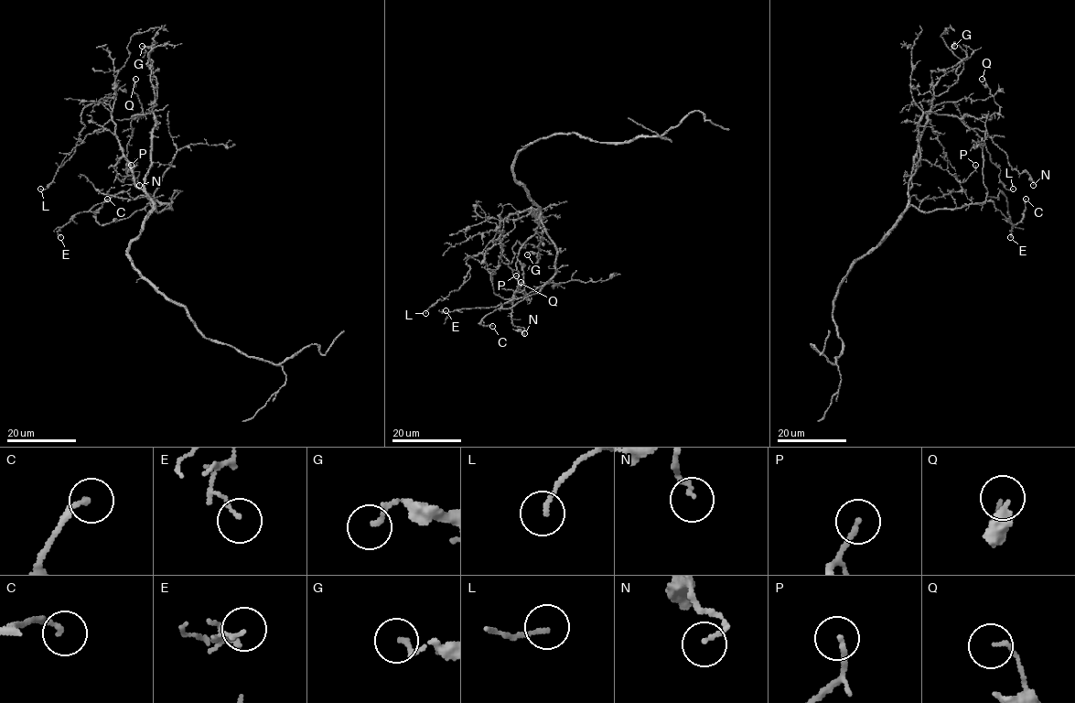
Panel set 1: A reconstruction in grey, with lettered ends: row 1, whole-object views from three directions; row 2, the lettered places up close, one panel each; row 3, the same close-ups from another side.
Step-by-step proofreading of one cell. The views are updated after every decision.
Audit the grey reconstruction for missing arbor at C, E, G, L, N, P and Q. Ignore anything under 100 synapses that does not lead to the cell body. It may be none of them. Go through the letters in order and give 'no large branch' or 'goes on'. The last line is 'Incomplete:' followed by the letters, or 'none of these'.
C: no large branch
E: no large branch
G: no large branch
L: no large branch
N: no large branch
P: no large branch
Q: no large branch
Incomplete: none of these

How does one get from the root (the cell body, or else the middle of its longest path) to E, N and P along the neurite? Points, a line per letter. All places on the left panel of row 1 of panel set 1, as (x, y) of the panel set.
E: (132, 243), (155, 205), (159, 211), (170, 210), (169, 204), (120, 192), (77, 212), (60, 228), (60, 237)
N: (132, 243), (153, 207), (145, 187), (152, 112), (131, 122), (126, 173), (138, 171), (139, 185)
P: (132, 243), (153, 201), (136, 185), (132, 165), (123, 156), (113, 166), (117, 178), (123, 182), (131, 165)

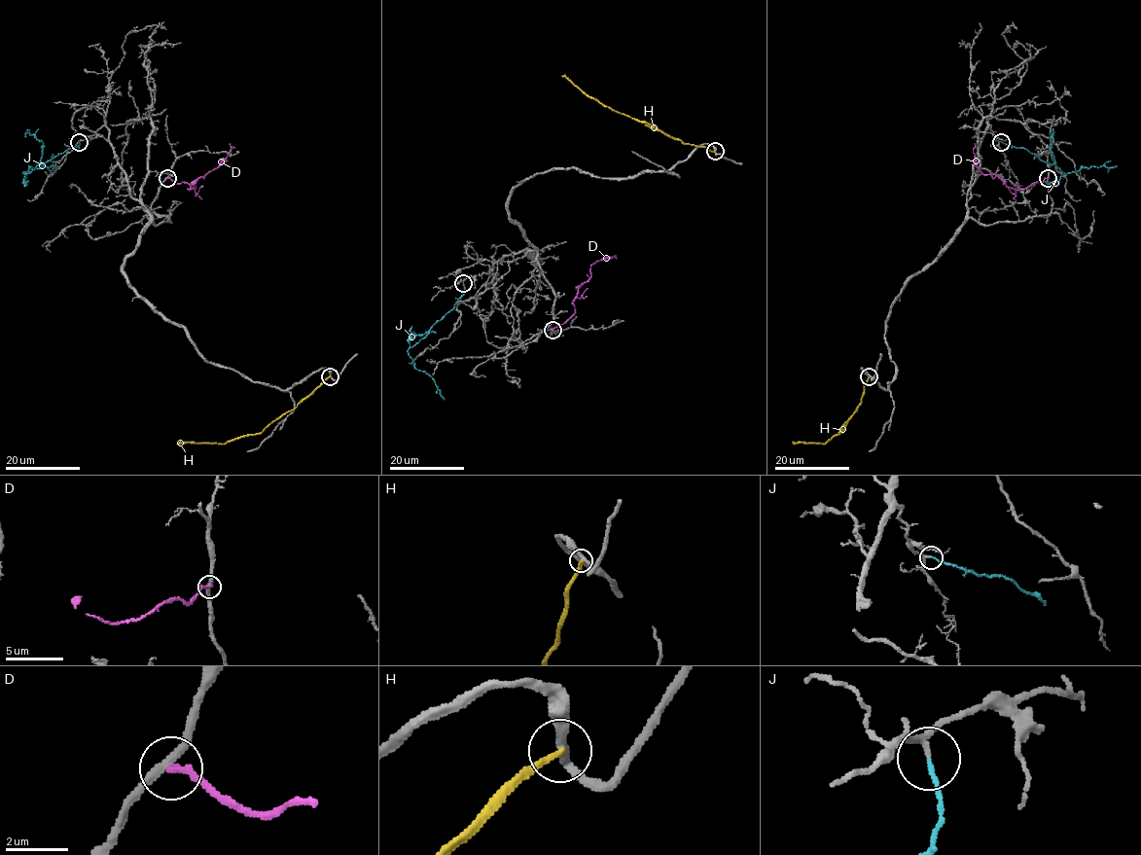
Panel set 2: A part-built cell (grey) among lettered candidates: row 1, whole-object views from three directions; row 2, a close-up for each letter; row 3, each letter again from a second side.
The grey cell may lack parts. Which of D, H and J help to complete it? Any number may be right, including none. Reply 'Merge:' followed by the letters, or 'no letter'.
Merge: J

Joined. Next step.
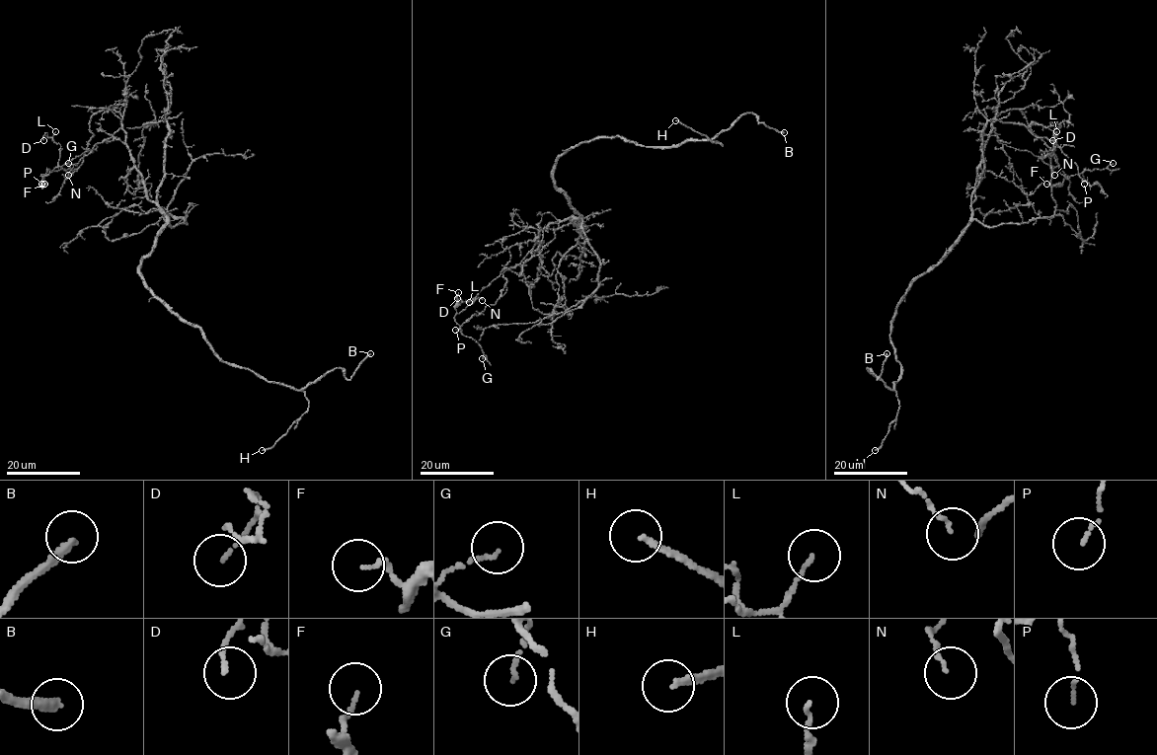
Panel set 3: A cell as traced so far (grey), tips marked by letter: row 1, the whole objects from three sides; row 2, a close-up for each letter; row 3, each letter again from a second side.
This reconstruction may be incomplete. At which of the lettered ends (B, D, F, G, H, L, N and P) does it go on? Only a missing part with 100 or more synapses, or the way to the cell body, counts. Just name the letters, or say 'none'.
B, H

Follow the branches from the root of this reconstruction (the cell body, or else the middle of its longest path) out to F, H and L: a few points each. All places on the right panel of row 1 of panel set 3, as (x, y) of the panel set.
F: (946, 255), (970, 219), (976, 170), (994, 128), (999, 142), (1029, 151), (1068, 176), (1059, 184), (1046, 184)
H: (946, 255), (912, 283), (892, 318), (890, 341), (900, 363), (900, 377), (894, 383), (899, 409), (875, 450)
L: (946, 255), (970, 219), (976, 170), (988, 134), (995, 128), (999, 142), (1055, 167), (1056, 131)

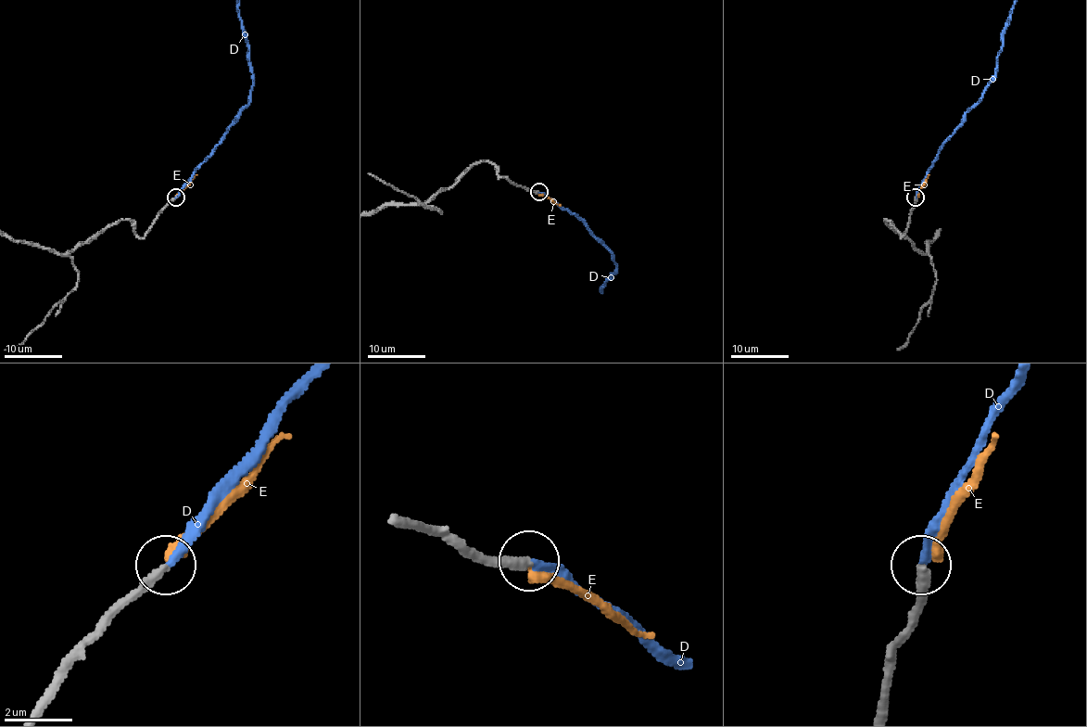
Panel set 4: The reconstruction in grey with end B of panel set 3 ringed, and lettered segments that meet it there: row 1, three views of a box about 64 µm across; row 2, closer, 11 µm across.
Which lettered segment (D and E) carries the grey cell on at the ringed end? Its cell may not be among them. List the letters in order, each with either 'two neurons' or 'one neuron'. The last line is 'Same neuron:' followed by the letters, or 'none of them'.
D: one neuron
E: two neurons
Same neuron: D

